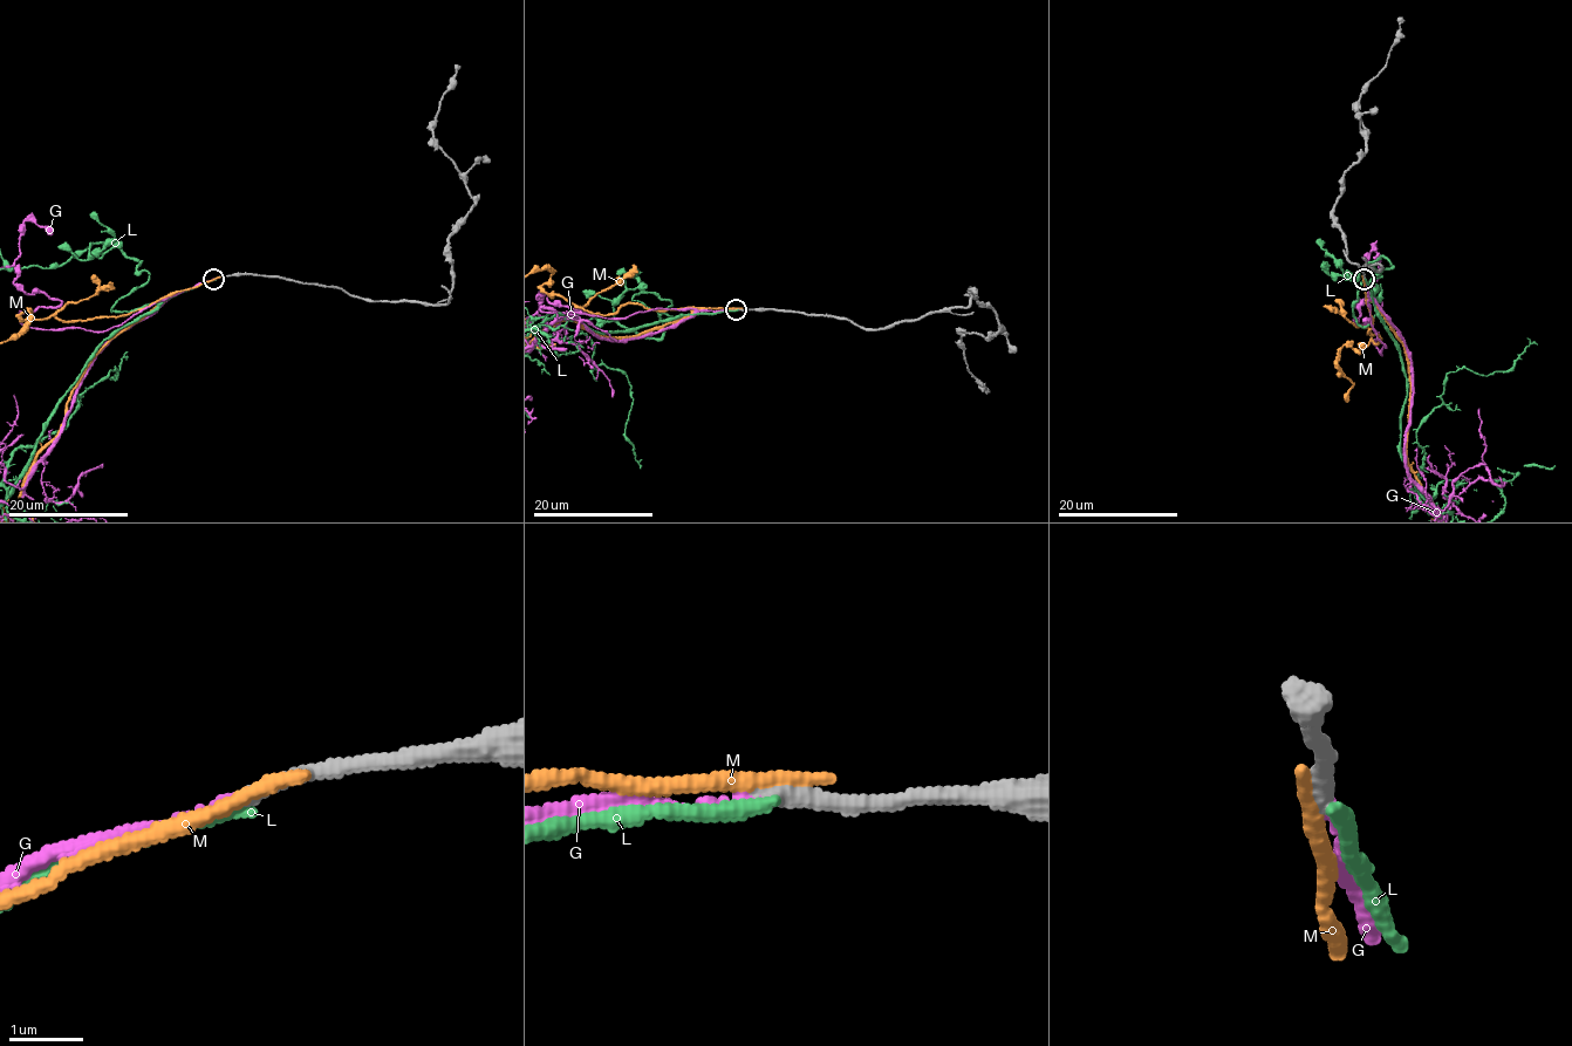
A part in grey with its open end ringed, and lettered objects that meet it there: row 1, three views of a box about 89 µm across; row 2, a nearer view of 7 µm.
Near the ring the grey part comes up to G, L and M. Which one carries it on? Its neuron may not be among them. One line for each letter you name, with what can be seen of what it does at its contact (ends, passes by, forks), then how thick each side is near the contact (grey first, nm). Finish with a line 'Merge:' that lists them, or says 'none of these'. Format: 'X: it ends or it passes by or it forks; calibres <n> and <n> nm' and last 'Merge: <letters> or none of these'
G: it ends; calibres 240 and 140 nm
Merge: G

